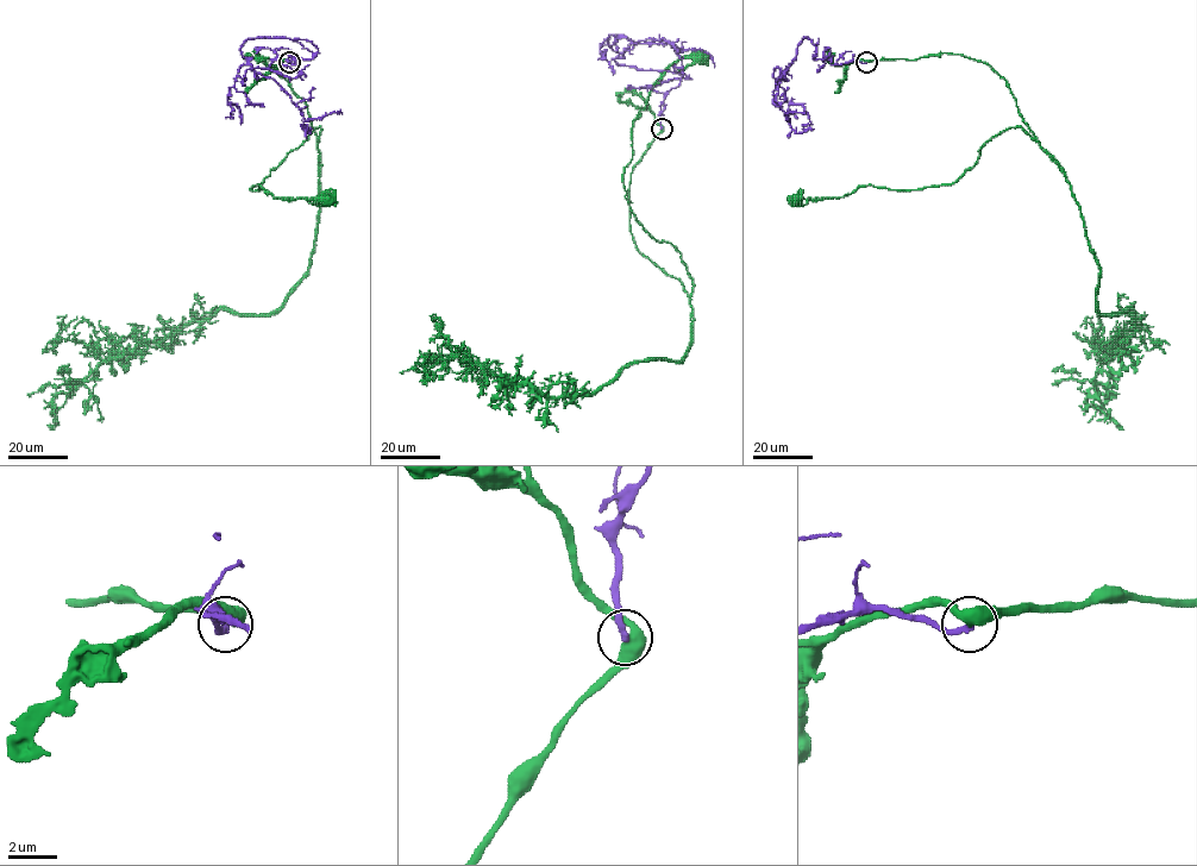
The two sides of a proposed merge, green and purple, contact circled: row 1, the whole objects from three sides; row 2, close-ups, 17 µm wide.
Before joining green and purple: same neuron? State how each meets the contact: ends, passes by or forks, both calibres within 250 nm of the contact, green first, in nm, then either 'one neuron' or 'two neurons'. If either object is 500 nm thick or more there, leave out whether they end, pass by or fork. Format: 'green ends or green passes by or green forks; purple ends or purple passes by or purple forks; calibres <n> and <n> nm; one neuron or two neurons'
calibres 500 and 280 nm; two neurons

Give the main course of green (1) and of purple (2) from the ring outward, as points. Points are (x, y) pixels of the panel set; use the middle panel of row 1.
1: (662, 129), (631, 174), (630, 231), (690, 299), (681, 253), (643, 228), (622, 184), (650, 89), (696, 57)
2: (662, 129), (664, 98), (682, 75), (690, 77), (613, 58), (663, 38), (678, 50), (706, 51), (714, 67)

